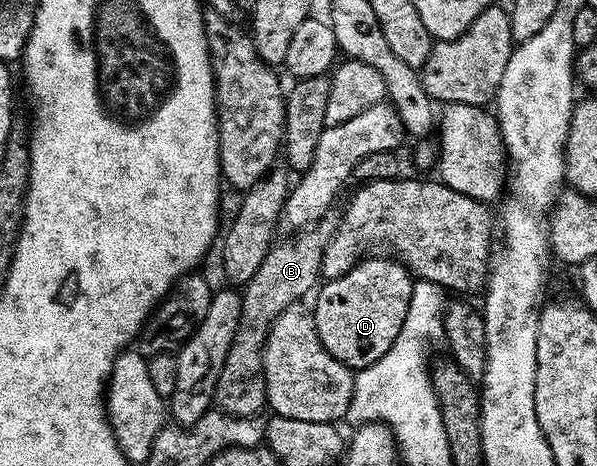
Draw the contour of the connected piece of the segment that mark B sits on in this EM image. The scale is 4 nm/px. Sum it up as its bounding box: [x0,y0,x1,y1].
[215,212,338,418]

